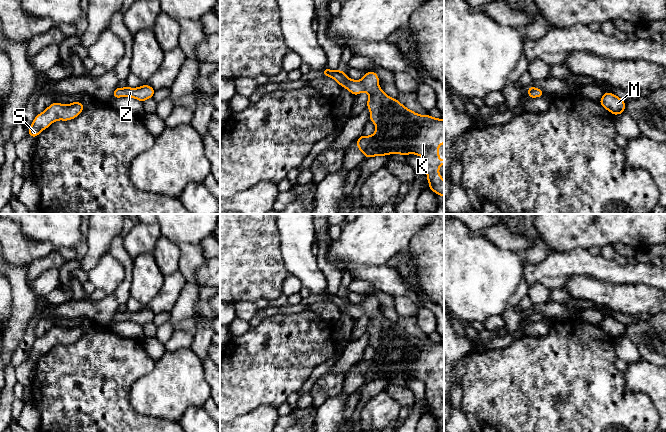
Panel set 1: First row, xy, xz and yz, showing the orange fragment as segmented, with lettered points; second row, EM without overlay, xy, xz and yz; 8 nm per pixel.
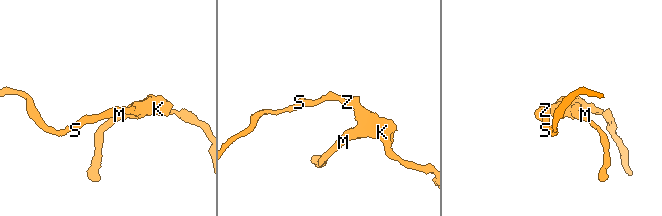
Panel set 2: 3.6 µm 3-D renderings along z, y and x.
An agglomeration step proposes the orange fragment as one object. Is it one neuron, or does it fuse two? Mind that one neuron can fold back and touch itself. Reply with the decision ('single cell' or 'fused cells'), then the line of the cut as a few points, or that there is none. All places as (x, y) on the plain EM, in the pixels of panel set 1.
single cell; cut none

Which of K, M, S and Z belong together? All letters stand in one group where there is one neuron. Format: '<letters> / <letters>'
K M S Z

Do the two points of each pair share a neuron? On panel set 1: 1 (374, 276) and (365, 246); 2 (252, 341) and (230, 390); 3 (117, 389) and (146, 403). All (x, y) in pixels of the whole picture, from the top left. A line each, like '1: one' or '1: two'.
1: two
2: one
3: two

